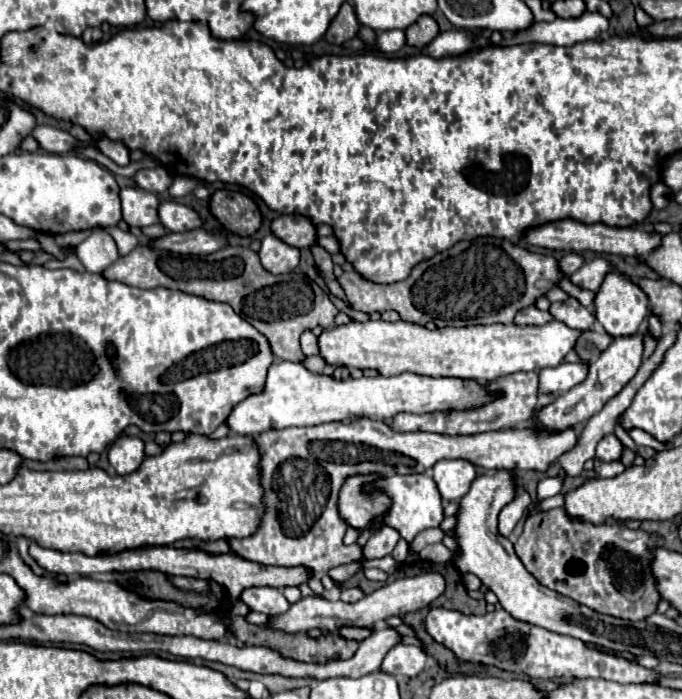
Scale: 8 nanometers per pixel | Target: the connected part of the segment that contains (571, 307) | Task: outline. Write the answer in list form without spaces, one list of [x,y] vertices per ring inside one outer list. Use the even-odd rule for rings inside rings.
[[[572,296],[566,302],[552,302],[550,314],[574,330],[588,330],[596,322],[594,314]]]

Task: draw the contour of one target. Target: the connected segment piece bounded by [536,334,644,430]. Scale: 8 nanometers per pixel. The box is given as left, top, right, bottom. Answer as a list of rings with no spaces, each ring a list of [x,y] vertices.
[[[632,334],[632,336],[616,338],[600,354],[600,358],[594,364],[590,364],[588,376],[582,384],[578,384],[570,392],[558,396],[548,406],[542,406],[540,410],[536,410],[536,418],[538,418],[540,426],[546,428],[546,430],[564,430],[568,426],[584,424],[590,416],[600,412],[602,406],[612,396],[616,396],[634,378],[634,374],[638,372],[638,366],[642,364],[642,354],[644,354],[644,334]]]

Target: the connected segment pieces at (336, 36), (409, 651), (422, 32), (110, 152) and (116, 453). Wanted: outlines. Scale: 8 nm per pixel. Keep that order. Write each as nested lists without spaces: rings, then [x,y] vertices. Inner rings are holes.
[[[344,2],[338,16],[332,20],[326,32],[326,40],[332,44],[344,44],[346,40],[352,40],[354,36],[358,36],[358,32],[360,32],[360,22],[356,18],[356,12],[352,10],[350,2]]]
[[[396,644],[384,658],[382,662],[382,672],[388,672],[392,676],[402,674],[402,676],[418,676],[426,664],[428,654],[424,654],[422,648],[418,646],[406,646],[406,644]]]
[[[420,16],[408,30],[406,30],[406,44],[414,48],[426,48],[436,36],[440,34],[438,24],[432,16]]]
[[[106,138],[98,140],[98,148],[102,154],[106,154],[108,158],[112,158],[118,166],[126,166],[130,162],[130,156],[128,156],[128,148],[120,142],[110,142]]]
[[[122,434],[112,442],[112,446],[108,450],[108,460],[120,476],[126,476],[132,470],[138,470],[140,462],[144,462],[144,458],[146,458],[144,442],[136,436]]]

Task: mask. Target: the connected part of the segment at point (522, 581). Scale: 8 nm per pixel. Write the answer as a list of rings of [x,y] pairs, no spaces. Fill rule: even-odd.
[[[500,470],[494,476],[480,474],[470,492],[460,500],[460,512],[458,512],[458,526],[456,526],[456,542],[460,546],[460,558],[454,560],[460,572],[472,572],[476,574],[484,586],[488,586],[500,600],[502,608],[514,616],[516,620],[536,624],[540,628],[546,628],[556,634],[580,638],[586,644],[594,644],[598,648],[624,654],[632,652],[632,646],[622,642],[622,638],[616,636],[618,630],[626,632],[626,620],[618,620],[606,614],[598,614],[546,586],[542,586],[518,560],[512,542],[498,534],[496,522],[498,512],[516,496],[514,486],[514,474]]]

